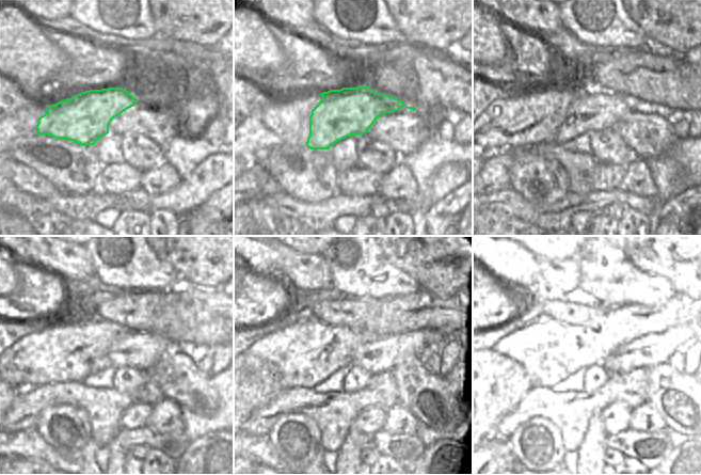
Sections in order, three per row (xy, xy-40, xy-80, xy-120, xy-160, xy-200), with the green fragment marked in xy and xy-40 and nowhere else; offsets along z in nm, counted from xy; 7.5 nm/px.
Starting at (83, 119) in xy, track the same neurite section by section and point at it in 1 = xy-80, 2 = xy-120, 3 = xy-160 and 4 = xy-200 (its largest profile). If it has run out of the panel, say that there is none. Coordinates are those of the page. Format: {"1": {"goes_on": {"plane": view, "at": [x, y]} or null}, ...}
{"1": {"goes_on": {"plane": "xy-80", "at": [591, 111]}}, "2": {"goes_on": {"plane": "xy-120", "at": [137, 350]}}, "3": {"goes_on": {"plane": "xy-160", "at": [384, 353]}}, "4": {"goes_on": {"plane": "xy-200", "at": [652, 349]}}}

